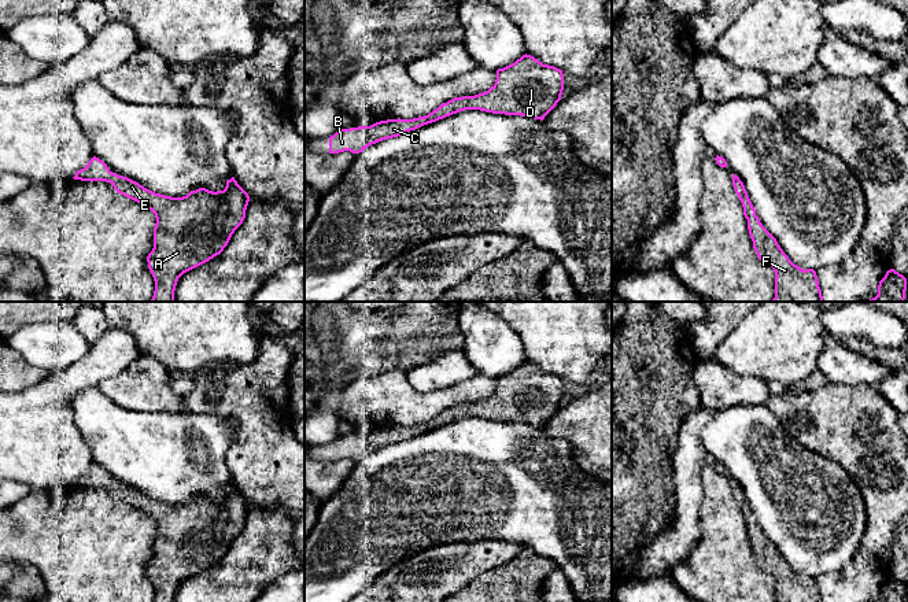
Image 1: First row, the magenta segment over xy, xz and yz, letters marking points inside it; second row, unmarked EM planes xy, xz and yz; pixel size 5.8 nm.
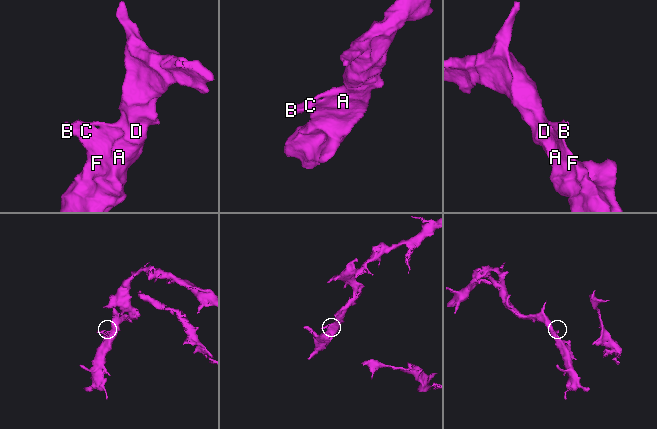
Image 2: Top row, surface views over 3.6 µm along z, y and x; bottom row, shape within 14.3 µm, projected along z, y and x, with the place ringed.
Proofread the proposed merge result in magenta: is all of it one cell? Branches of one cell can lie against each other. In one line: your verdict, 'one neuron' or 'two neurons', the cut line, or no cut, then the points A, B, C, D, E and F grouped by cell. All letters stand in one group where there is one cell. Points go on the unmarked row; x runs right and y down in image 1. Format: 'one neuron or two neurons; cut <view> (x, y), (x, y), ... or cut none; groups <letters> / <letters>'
one neuron; cut none; groups A B C D E F

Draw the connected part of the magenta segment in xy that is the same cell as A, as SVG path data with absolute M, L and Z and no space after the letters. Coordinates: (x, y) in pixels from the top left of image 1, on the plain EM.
M96 463L73 485L110 490L118 501L155 521L154 555L147 564L155 588L154 602L174 602L184 580L219 562L243 531L250 509L235 484L226 488L224 498L199 495L187 503L171 505L112 480Z

